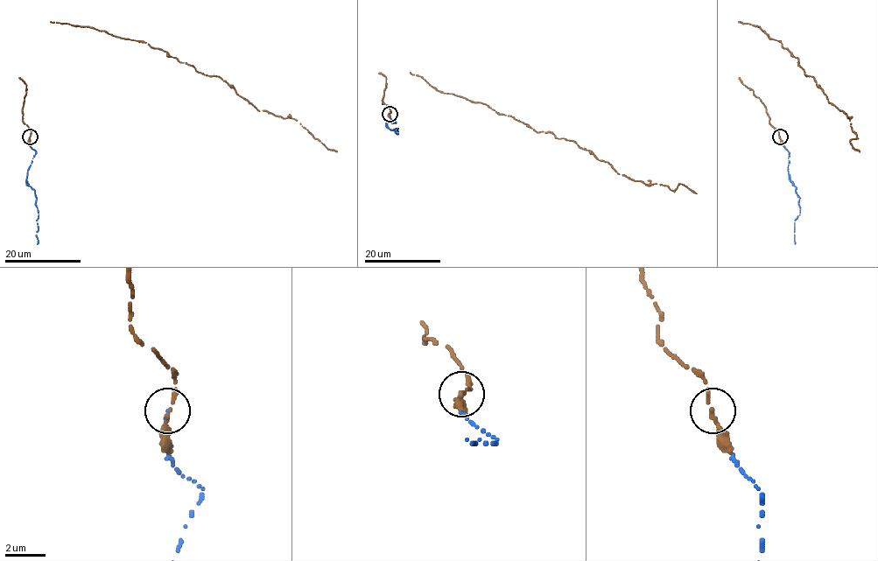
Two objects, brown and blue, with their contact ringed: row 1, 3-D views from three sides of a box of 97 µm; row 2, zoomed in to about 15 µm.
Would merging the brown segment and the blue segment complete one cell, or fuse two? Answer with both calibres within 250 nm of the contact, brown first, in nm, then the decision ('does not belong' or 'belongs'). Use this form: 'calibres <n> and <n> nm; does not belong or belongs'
calibres 280 and 90 nm; belongs

